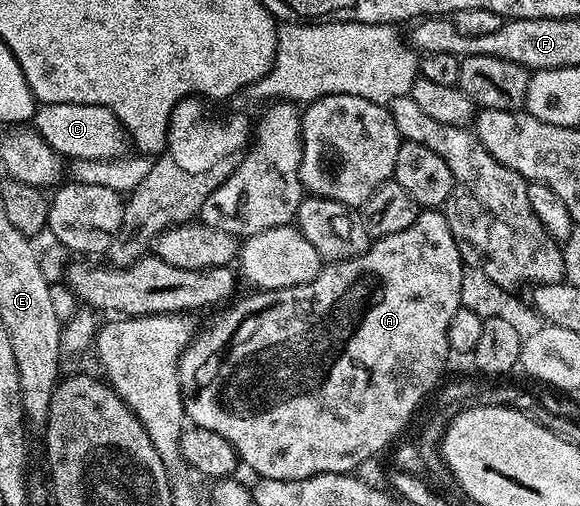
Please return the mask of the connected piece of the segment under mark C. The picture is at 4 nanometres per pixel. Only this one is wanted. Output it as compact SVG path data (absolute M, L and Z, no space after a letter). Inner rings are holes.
M45 103L35 111L32 124L54 151L70 160L117 160L125 157L130 148L129 135L118 117L103 105Z

